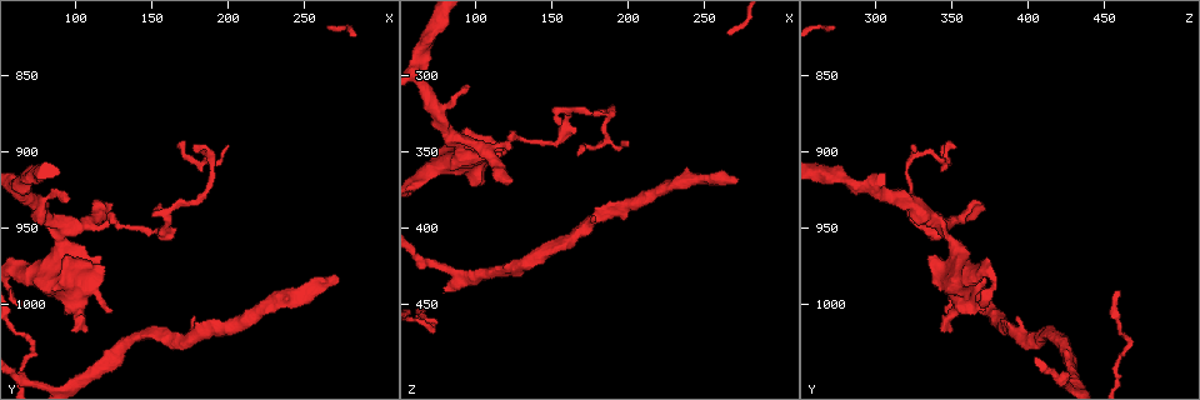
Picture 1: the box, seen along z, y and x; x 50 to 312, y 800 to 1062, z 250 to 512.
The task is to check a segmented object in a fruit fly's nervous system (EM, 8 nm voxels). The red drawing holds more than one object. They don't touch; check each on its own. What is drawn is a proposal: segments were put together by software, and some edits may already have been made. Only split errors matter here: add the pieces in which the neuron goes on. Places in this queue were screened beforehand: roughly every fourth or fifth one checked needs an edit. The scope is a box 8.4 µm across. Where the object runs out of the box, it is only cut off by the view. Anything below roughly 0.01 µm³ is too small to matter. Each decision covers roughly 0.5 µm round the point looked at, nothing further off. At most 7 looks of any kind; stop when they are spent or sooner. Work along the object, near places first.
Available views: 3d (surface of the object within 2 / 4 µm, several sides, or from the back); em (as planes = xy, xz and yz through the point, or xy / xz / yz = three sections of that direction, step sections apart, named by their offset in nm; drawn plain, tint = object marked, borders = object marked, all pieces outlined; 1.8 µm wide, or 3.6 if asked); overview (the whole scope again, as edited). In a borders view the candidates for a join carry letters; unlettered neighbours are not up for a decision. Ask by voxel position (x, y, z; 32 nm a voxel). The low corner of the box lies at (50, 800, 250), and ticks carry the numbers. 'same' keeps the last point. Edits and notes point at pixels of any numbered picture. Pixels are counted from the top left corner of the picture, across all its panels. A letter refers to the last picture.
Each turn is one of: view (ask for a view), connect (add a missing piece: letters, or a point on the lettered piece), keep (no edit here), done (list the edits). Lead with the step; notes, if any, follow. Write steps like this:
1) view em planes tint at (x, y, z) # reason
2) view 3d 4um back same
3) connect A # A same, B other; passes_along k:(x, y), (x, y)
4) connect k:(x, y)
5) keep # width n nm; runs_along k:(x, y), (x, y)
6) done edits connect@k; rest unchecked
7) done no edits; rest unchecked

view em planes plain at (96, 1016, 342) # free end

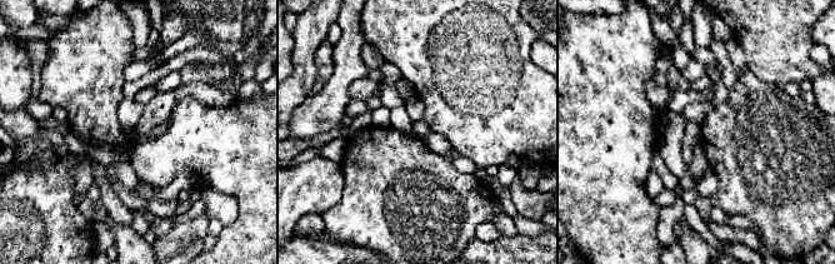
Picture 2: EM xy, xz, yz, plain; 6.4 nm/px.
view em planes borders same # what lies round it

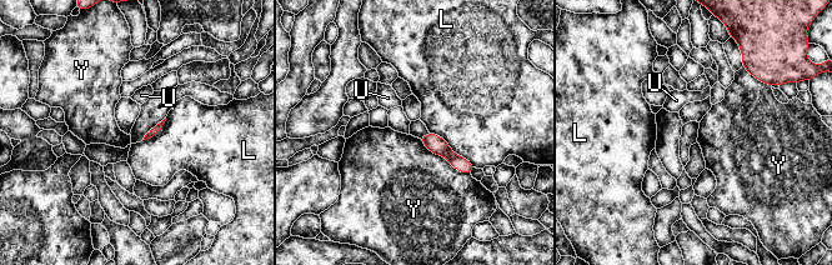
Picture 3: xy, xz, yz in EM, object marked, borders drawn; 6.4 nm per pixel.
keep # L other, U other, Y other; border 3:(419, 139), (457, 170), (470, 174); none of them fits

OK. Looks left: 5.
view em yz step 8 tint at (158, 954, 338) # sharp bend

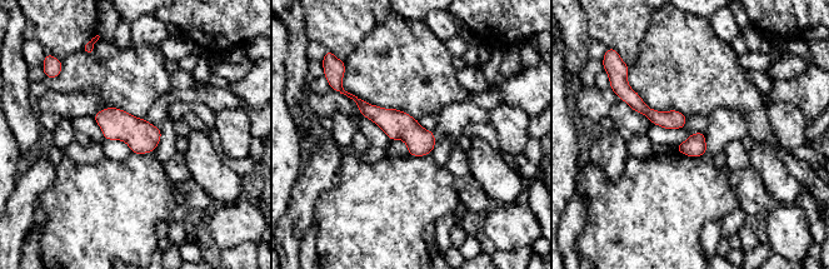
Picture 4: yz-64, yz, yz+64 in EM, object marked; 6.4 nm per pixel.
view em planes borders same # another direction

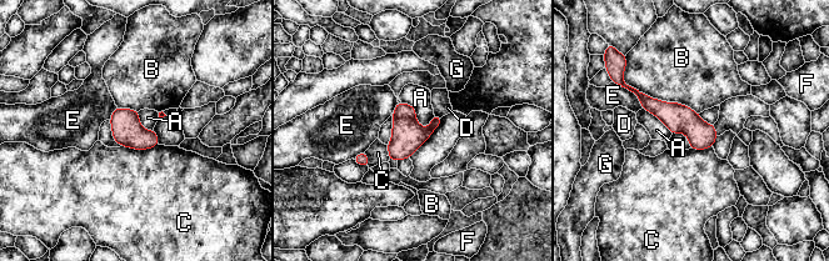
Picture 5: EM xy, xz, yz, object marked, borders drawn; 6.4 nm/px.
keep # longest_contact B 550 nm; A other, B other, C other, D other, E other, F other, G other; runs_along 5:(640, 95), (710, 141); none of them fits

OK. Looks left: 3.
view 3d 4um at (272, 980, 370) # an open end

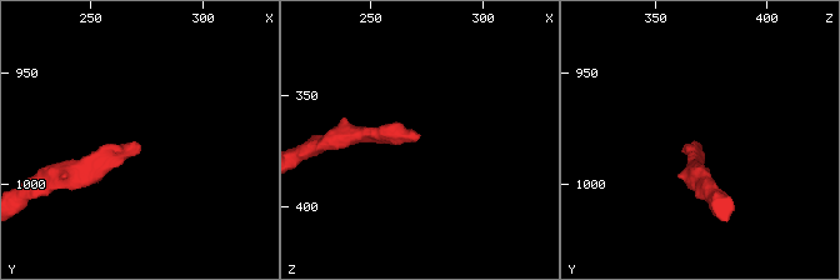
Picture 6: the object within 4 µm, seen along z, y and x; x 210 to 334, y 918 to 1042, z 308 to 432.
view em xz step 8 tint at (270, 981, 369)

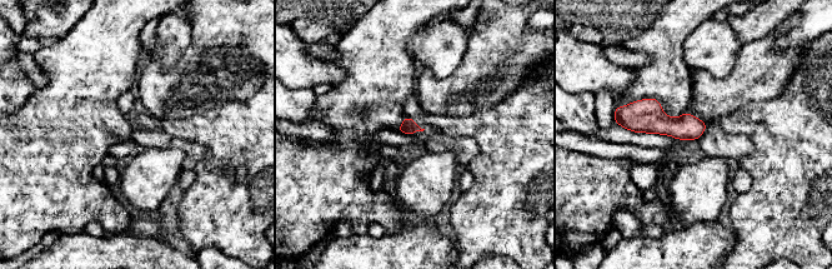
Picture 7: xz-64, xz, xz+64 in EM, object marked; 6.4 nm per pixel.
view em planes borders same # another direction

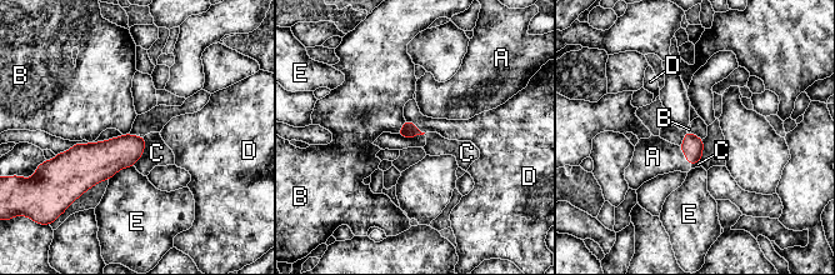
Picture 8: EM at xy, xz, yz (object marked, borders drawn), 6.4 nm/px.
connect A # A same, B other, C other, D other, E other; passes_along 8:(693, 146), (685, 156), (653, 156); it goes on there

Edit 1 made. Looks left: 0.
done edits connect@8; rest unchecked

